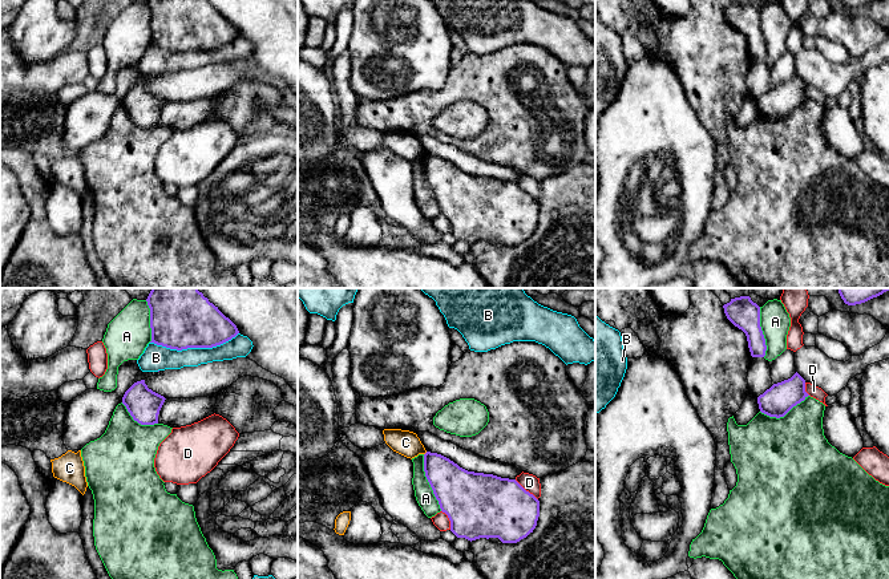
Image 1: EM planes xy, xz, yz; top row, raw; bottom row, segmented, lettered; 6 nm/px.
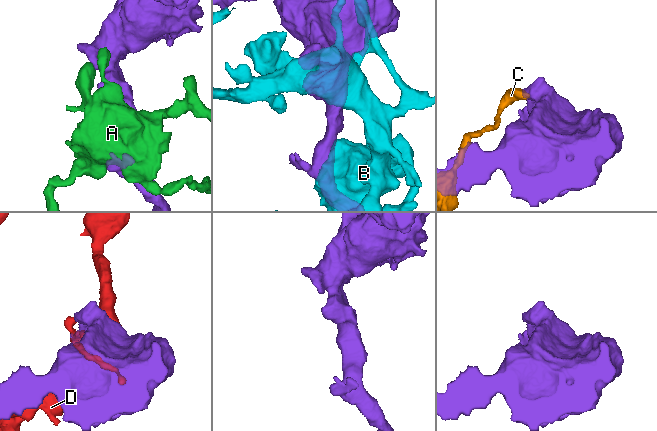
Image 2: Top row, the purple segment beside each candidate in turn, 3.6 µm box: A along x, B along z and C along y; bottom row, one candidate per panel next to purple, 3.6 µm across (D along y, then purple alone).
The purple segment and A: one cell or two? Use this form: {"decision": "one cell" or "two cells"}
{"decision": "two cells"}

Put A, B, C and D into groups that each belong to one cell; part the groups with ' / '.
A / B / C / D

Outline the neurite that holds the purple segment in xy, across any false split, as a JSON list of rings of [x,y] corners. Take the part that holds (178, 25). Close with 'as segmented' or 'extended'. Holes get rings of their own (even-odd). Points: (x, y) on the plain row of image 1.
[[[148,0],[151,44],[170,52],[213,50],[239,33],[207,0]]]; as segmented

